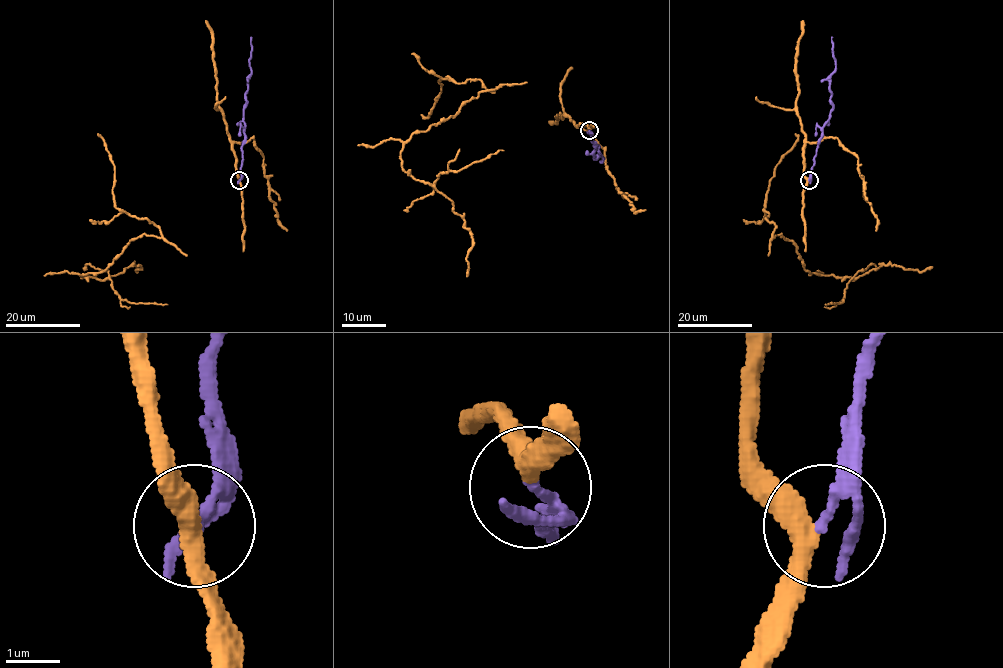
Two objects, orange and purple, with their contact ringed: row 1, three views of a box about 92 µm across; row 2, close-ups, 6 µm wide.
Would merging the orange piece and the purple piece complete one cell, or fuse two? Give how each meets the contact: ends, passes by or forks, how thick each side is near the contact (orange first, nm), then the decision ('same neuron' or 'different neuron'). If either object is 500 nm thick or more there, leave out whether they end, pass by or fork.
orange passes by | purple passes by | 360/120 nm | different neuron

